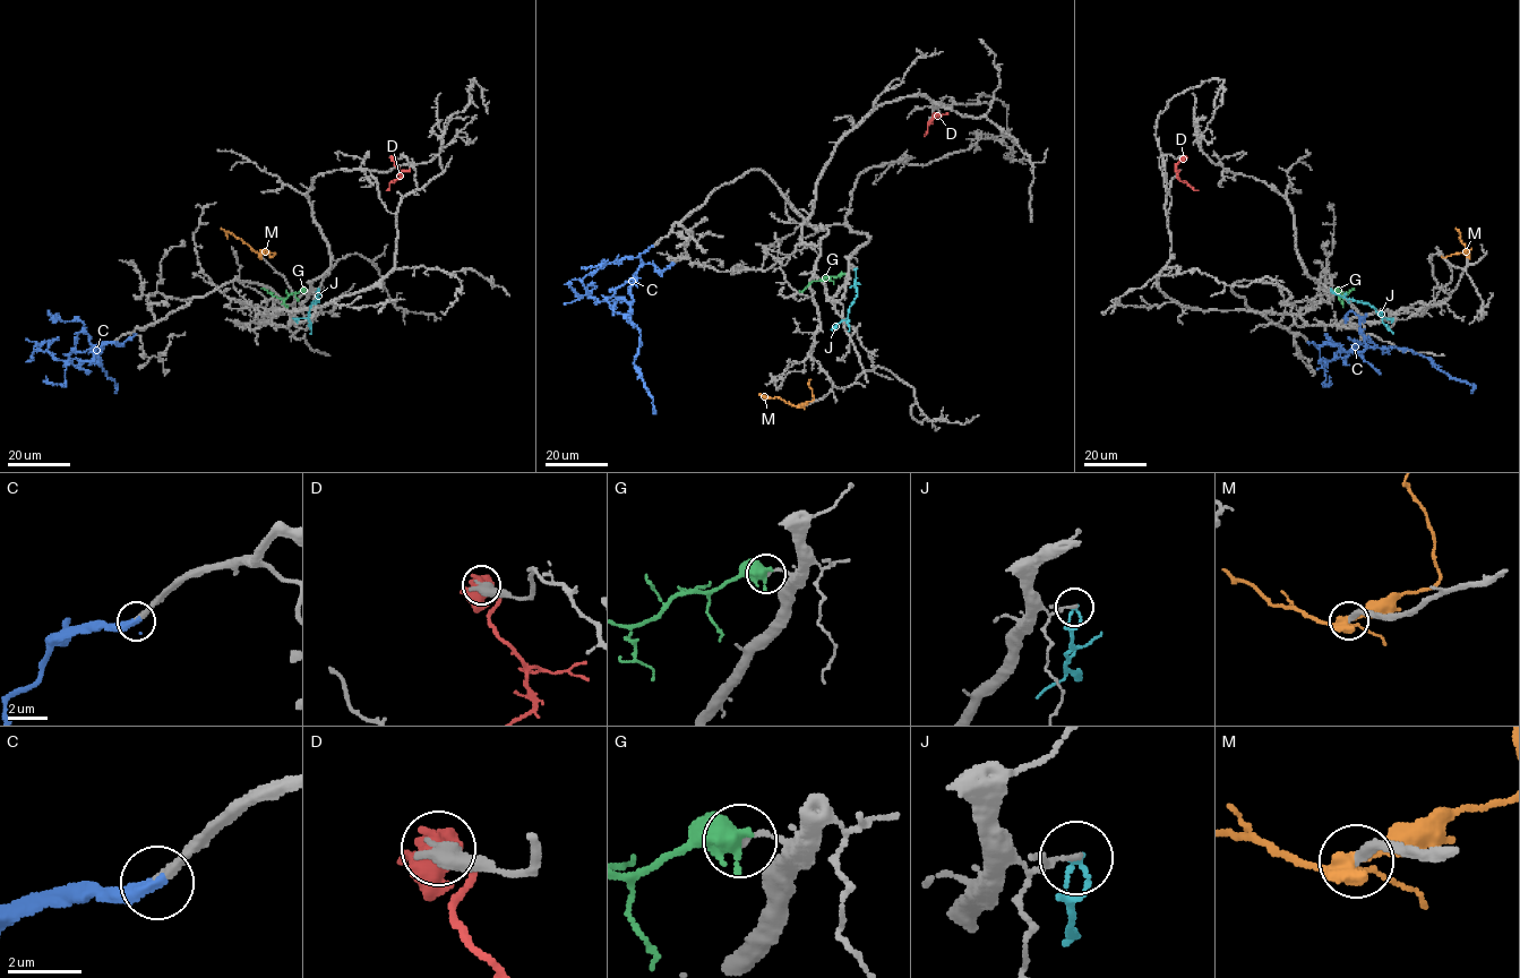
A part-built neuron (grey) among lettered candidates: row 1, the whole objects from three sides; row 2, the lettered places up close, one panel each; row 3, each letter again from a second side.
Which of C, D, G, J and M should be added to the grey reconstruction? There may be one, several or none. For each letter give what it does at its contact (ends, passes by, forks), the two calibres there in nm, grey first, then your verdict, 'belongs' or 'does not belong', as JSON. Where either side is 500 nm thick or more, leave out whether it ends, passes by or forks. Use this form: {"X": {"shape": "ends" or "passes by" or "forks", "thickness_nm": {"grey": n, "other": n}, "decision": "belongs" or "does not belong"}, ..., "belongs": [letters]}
{"C": {"shape": "ends", "thickness_nm": {"grey": 320, "other": 400}, "decision": "belongs"}, "D": {"shape": "forks", "thickness_nm": {"grey": 480, "other": 440}, "decision": "does not belong"}, "G": {"thickness_nm": {"grey": 130, "other": 700}, "decision": "does not belong"}, "J": {"shape": "ends", "thickness_nm": {"grey": 130, "other": 140}, "decision": "does not belong"}, "M": {"shape": "forks", "thickness_nm": {"grey": 300, "other": 400}, "decision": "belongs"}, "belongs": ["C", "M"]}

